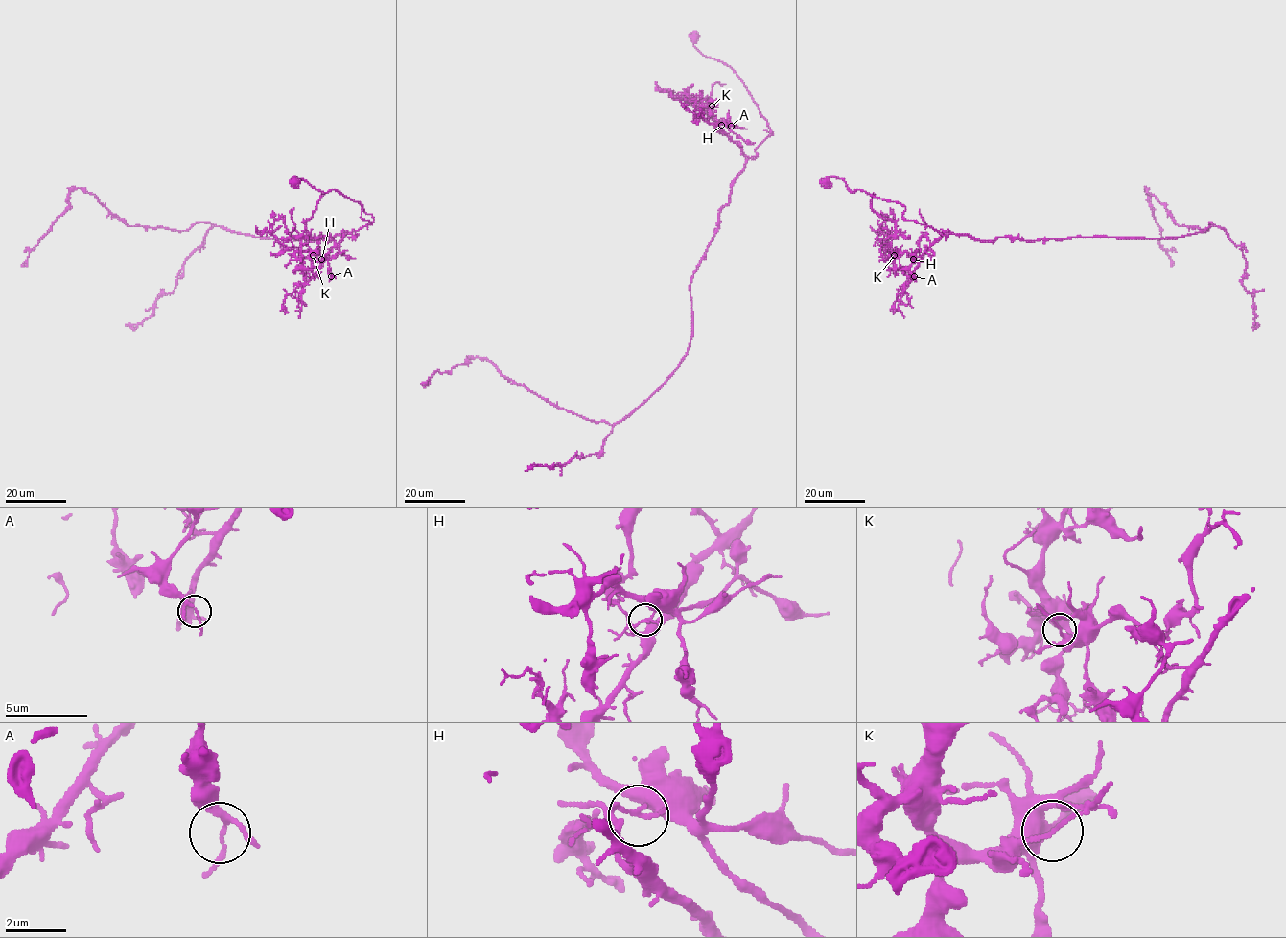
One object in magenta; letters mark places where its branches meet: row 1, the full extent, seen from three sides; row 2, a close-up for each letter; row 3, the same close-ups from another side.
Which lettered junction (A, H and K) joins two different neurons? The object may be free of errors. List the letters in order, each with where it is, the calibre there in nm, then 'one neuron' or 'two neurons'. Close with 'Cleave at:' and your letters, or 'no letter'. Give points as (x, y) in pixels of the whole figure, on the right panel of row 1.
A: at (914, 276); 130 nm thick; one neuron
H: at (913, 259); 110 nm thick; two neurons
K: at (894, 255); 110 nm thick; one neuron
Cleave at: H

